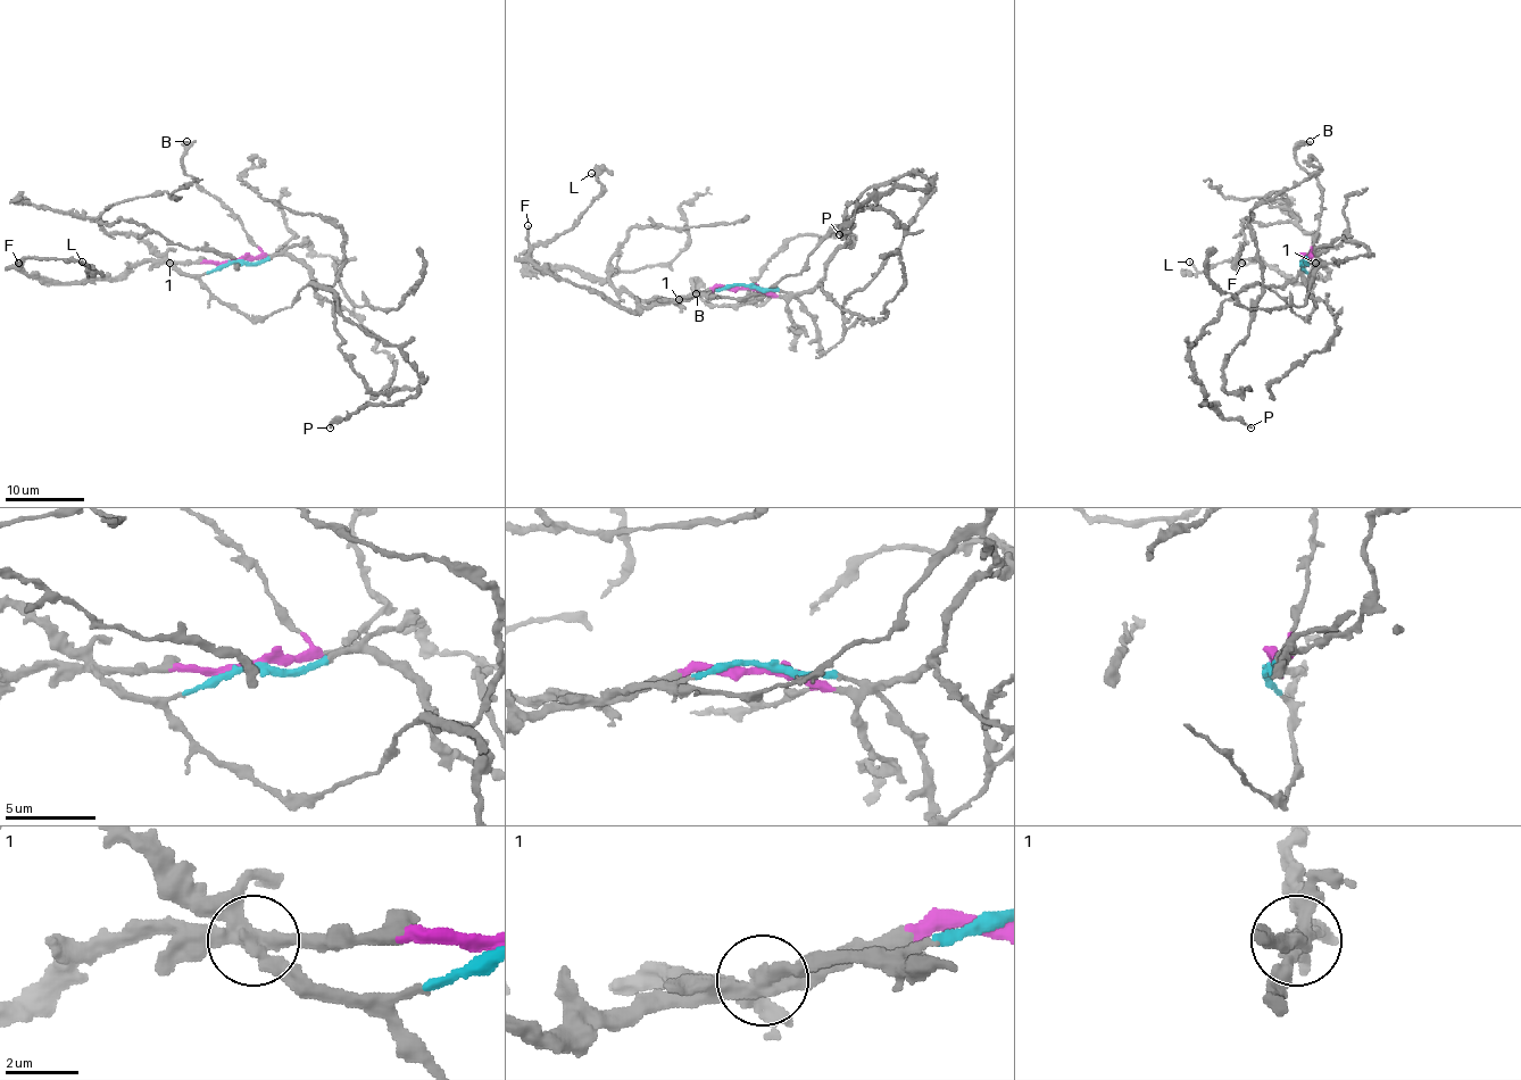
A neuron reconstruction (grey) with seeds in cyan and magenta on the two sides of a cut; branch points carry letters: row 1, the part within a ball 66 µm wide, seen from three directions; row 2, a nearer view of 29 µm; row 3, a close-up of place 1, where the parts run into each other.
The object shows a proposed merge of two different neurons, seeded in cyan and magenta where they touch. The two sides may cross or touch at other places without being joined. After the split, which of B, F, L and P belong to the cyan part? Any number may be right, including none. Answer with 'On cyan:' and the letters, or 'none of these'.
On cyan: P

